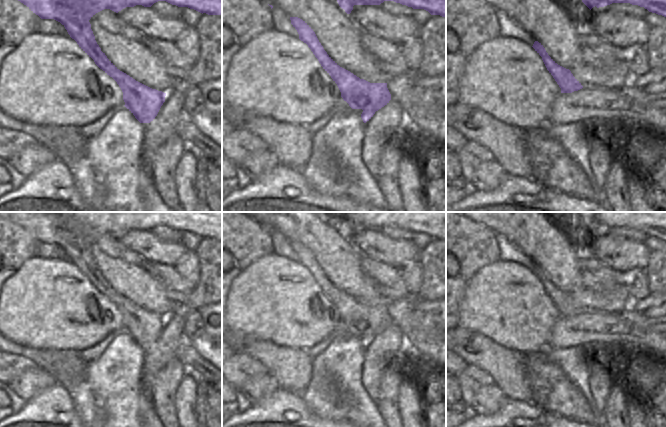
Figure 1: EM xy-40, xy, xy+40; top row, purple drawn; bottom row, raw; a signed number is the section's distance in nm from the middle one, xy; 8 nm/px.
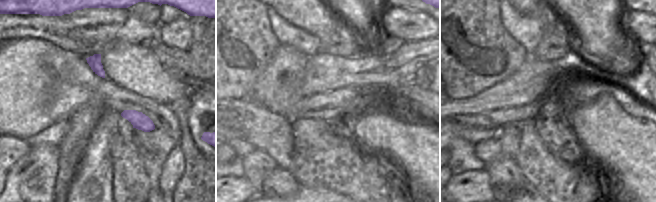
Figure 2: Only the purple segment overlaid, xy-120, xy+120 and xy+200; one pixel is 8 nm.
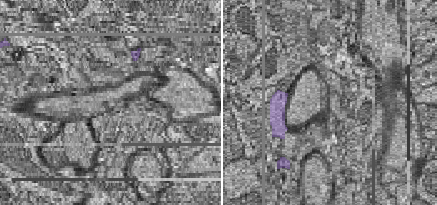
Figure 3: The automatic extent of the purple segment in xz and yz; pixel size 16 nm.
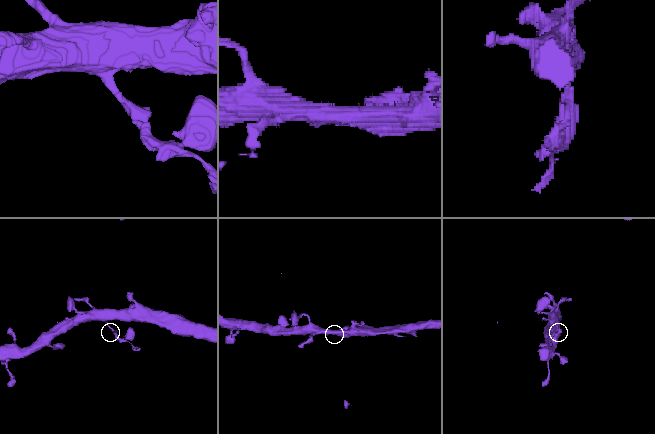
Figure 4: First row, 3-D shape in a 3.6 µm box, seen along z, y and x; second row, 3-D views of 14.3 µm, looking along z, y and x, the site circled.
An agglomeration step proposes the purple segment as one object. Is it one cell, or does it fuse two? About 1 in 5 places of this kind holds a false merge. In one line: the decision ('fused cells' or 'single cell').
fused cells

